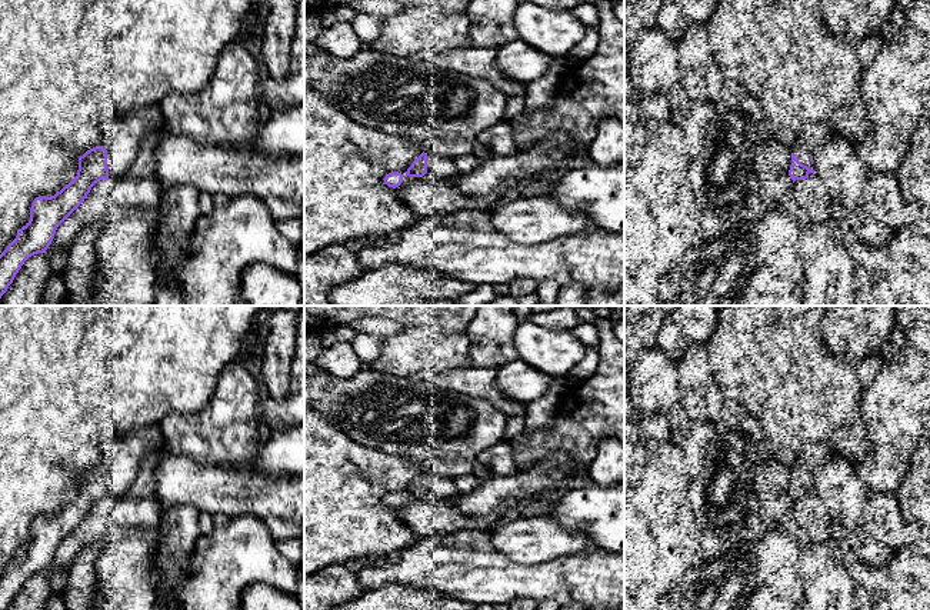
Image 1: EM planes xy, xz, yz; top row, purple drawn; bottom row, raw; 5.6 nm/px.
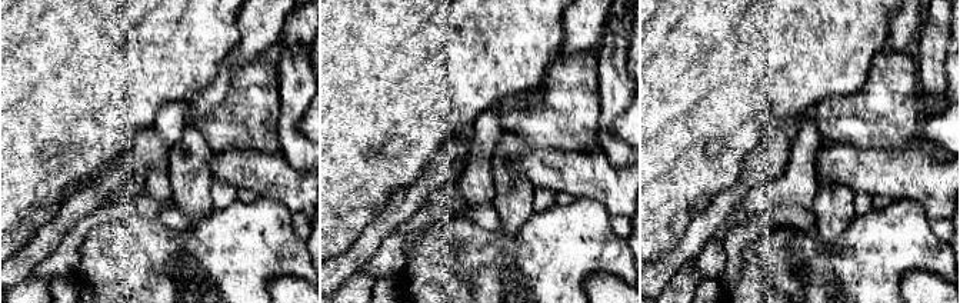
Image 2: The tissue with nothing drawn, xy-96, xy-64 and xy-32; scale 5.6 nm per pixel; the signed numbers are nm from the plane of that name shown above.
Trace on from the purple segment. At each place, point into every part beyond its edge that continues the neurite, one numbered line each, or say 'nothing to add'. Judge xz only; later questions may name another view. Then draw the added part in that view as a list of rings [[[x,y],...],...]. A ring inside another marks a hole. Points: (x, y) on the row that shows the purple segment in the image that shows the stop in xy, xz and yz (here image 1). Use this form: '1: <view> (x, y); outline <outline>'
1: xz (439, 167); outline [[[427,153],[427,171],[424,179],[453,180],[460,176],[454,160],[439,156],[436,153]]]

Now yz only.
1: yz (812, 136); outline [[[807,121],[801,126],[794,143],[790,146],[797,160],[813,169],[811,156],[833,136],[830,127],[823,123]]]

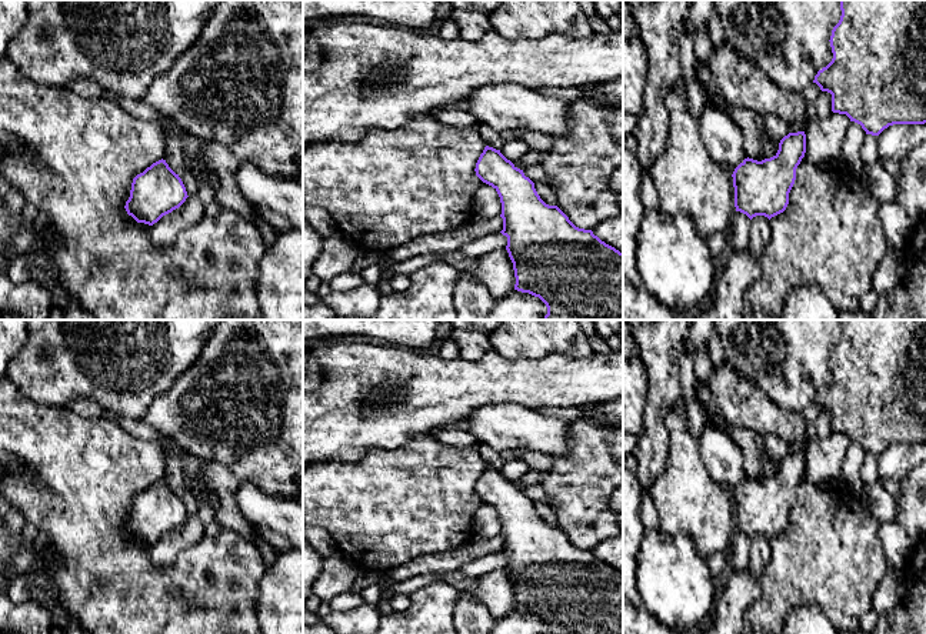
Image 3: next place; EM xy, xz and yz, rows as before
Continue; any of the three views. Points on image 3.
nothing to add

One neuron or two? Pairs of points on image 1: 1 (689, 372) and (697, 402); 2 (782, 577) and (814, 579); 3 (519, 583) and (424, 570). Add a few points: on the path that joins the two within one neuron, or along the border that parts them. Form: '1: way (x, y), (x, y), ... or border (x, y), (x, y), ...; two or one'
1: way (696, 379), (697, 394); one
2: border (800, 549), (797, 577), (804, 594); two
3: way (496, 580), (483, 577), (472, 570), (447, 570); one

